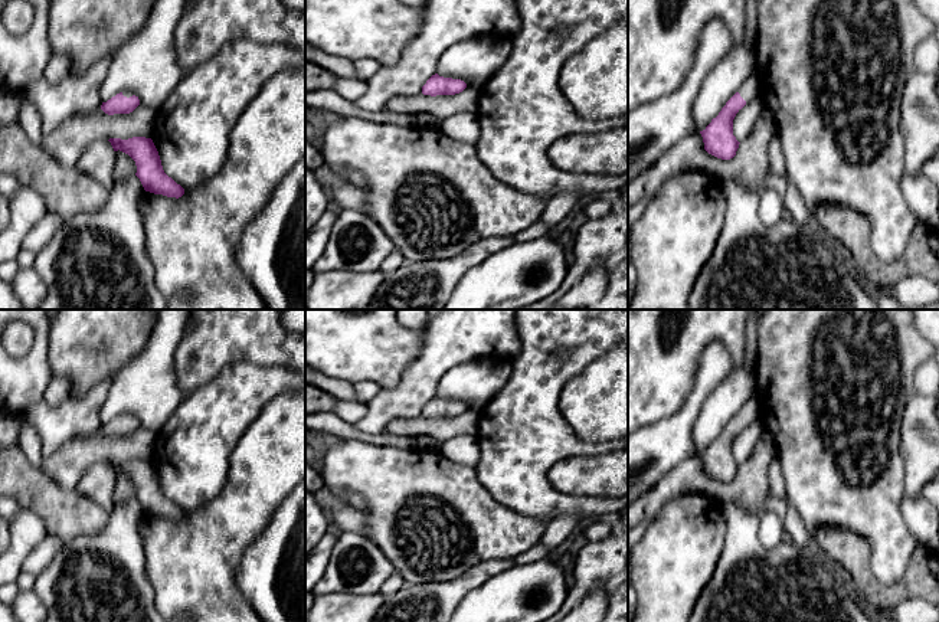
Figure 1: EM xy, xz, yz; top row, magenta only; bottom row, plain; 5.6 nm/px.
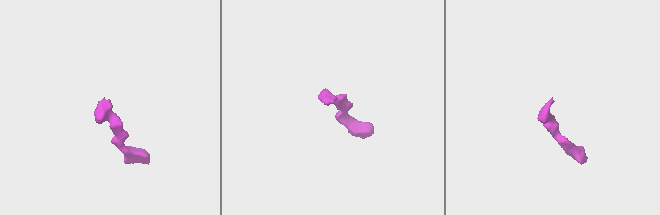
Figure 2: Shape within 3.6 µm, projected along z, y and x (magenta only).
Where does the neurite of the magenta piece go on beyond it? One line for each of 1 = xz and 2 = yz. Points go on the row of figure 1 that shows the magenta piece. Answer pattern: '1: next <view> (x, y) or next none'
1: next none
2: next yz (749, 89)

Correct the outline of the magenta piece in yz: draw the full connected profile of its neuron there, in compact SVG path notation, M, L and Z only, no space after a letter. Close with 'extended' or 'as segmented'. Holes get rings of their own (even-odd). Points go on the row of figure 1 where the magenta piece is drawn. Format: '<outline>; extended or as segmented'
M758 73L749 76L740 89L726 102L719 115L700 131L704 150L722 160L730 160L736 156L739 141L733 135L733 120L736 114L750 101L758 98Z; extended

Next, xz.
M435 73L422 86L422 94L431 96L455 95L462 92L465 88L467 84L461 79L444 78Z; as segmented

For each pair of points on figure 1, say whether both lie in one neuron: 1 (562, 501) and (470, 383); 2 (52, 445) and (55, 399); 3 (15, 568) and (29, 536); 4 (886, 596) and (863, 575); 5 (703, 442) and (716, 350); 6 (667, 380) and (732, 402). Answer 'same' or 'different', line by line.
1: different
2: different
3: same
4: same
5: different
6: different

